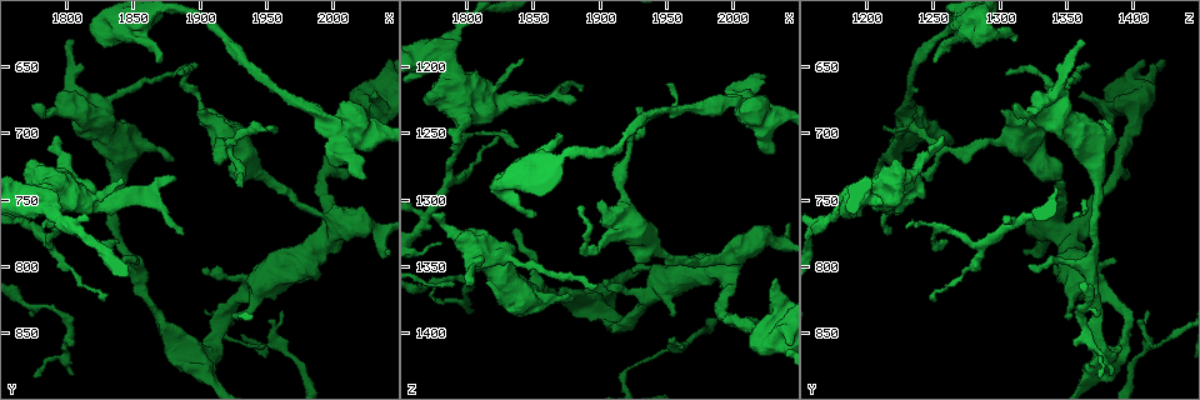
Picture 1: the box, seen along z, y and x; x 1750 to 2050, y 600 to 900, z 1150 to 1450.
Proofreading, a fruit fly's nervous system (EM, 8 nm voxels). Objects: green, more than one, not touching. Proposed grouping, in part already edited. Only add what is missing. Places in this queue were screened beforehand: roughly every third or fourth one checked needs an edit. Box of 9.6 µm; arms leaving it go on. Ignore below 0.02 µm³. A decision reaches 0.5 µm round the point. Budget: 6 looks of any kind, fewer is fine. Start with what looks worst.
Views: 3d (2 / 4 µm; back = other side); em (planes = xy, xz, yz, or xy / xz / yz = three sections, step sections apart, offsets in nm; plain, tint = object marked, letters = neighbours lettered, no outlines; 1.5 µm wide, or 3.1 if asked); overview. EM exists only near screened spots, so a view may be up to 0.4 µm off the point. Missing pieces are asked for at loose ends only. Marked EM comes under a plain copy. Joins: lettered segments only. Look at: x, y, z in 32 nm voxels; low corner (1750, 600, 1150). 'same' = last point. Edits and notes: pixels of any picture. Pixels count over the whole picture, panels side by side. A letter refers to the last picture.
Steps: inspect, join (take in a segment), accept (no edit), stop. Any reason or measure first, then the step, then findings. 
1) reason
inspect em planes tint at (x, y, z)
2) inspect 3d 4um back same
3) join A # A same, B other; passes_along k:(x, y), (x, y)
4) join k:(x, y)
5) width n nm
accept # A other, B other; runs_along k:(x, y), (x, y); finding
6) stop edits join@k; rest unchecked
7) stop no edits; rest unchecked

inspect em planes letters at (1796, 704, 1256)

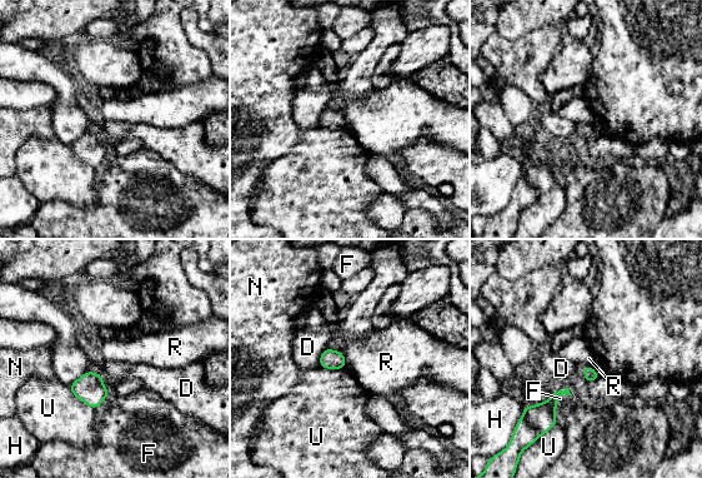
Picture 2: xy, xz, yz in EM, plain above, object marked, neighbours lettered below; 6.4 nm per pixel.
accept # D other, F other, H other, N other, R other, U other; border 2:(583, 367), (591, 367), (600, 376); no lettered segment goes on from it

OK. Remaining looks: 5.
branch stops here
inspect em planes letters at (1852, 630, 1314)

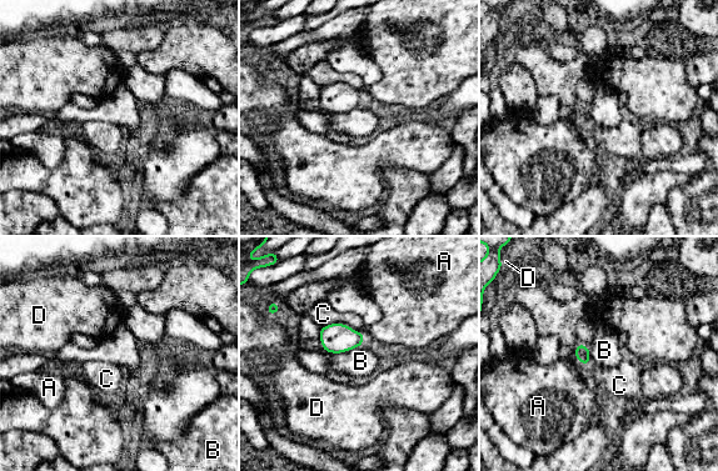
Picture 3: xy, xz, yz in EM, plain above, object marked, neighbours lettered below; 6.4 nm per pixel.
width 100 nm
accept # A other, B other, C other, D other; border 3:(363, 342), (344, 351), (327, 352); none of them fits

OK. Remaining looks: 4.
tapers out
inspect 3d 2um at (1890, 778, 1218)

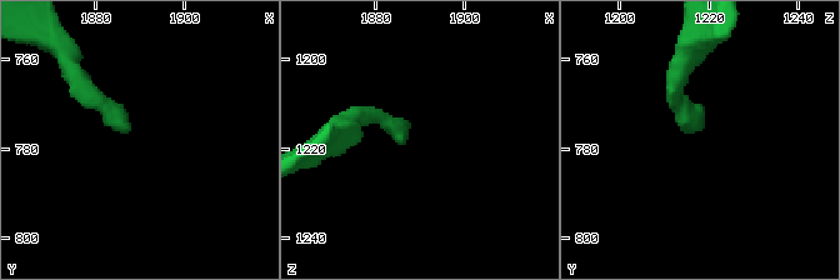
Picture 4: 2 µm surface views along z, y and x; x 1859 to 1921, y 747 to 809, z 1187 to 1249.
inspect em xy step 4 letters at (1888, 776, 1217)

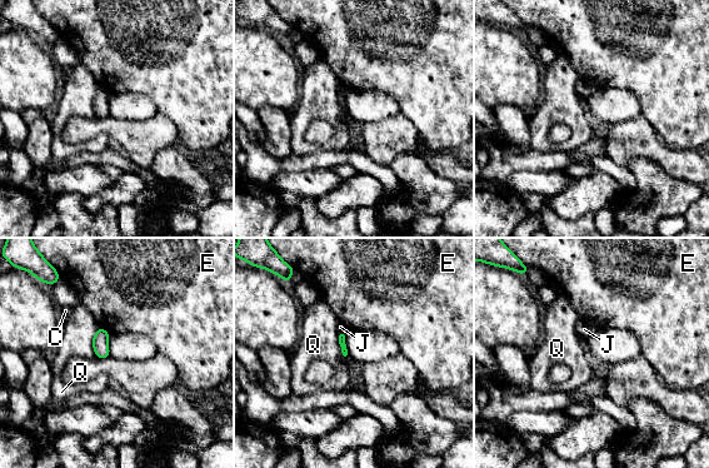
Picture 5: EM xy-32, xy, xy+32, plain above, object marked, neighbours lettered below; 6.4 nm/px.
accept # C other, E other, J other, Q other; no lettered segment goes on from it

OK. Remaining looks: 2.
stop no edits; rest unchecked

